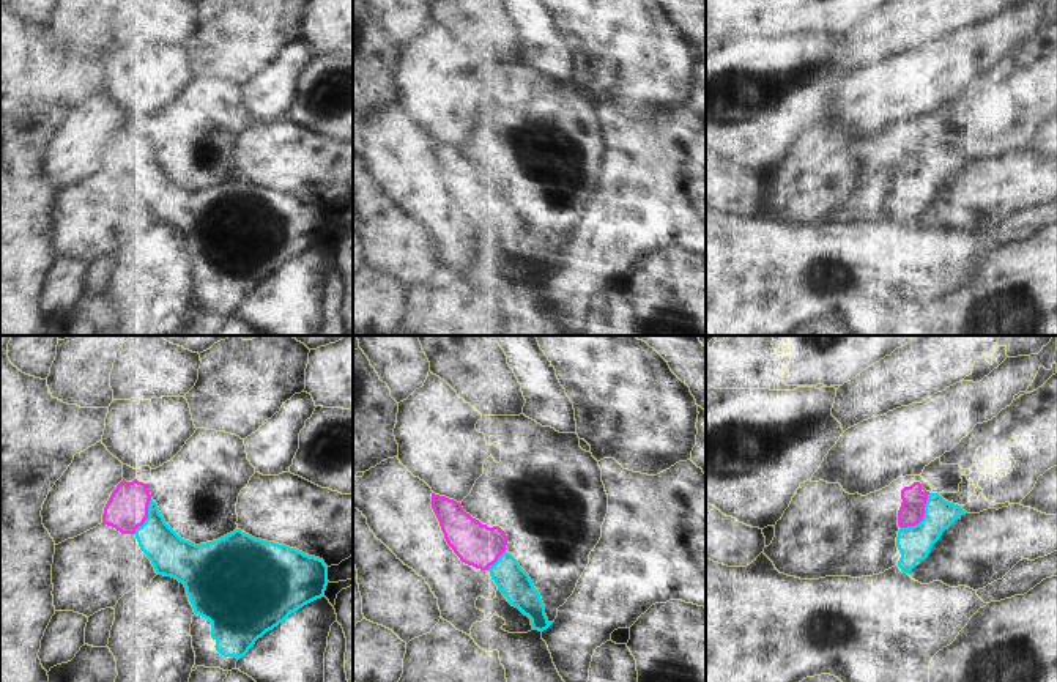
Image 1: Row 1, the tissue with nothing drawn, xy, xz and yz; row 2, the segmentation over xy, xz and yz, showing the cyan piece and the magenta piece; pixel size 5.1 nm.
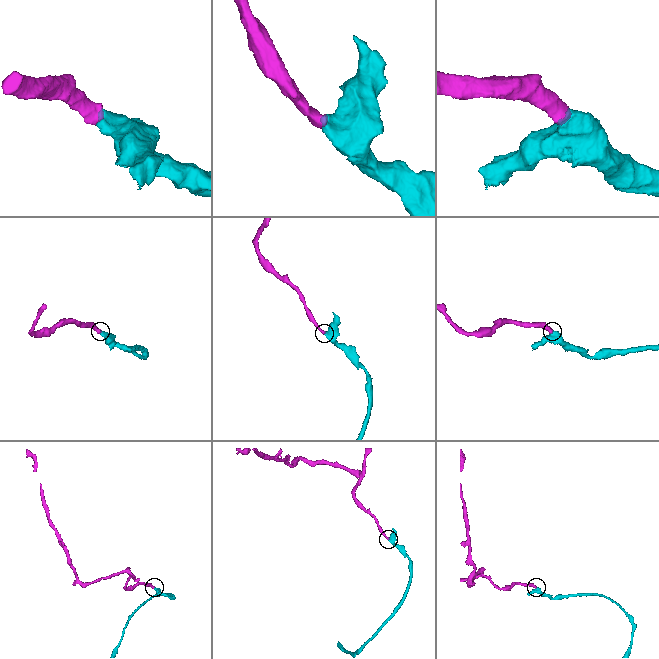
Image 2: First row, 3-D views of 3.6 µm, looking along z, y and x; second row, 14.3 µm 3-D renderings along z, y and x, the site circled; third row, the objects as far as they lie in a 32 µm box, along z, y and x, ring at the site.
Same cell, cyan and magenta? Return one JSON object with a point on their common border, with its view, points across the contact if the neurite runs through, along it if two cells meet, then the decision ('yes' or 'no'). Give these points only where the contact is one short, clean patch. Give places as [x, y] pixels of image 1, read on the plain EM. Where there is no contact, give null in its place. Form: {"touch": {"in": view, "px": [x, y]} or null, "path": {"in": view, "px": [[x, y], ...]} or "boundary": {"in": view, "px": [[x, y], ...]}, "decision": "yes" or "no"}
{"touch": {"in": "yz", "px": [923, 164]}, "path": {"in": "yz", "px": [[914, 189], [923, 164], [911, 159]]}, "decision": "yes"}

